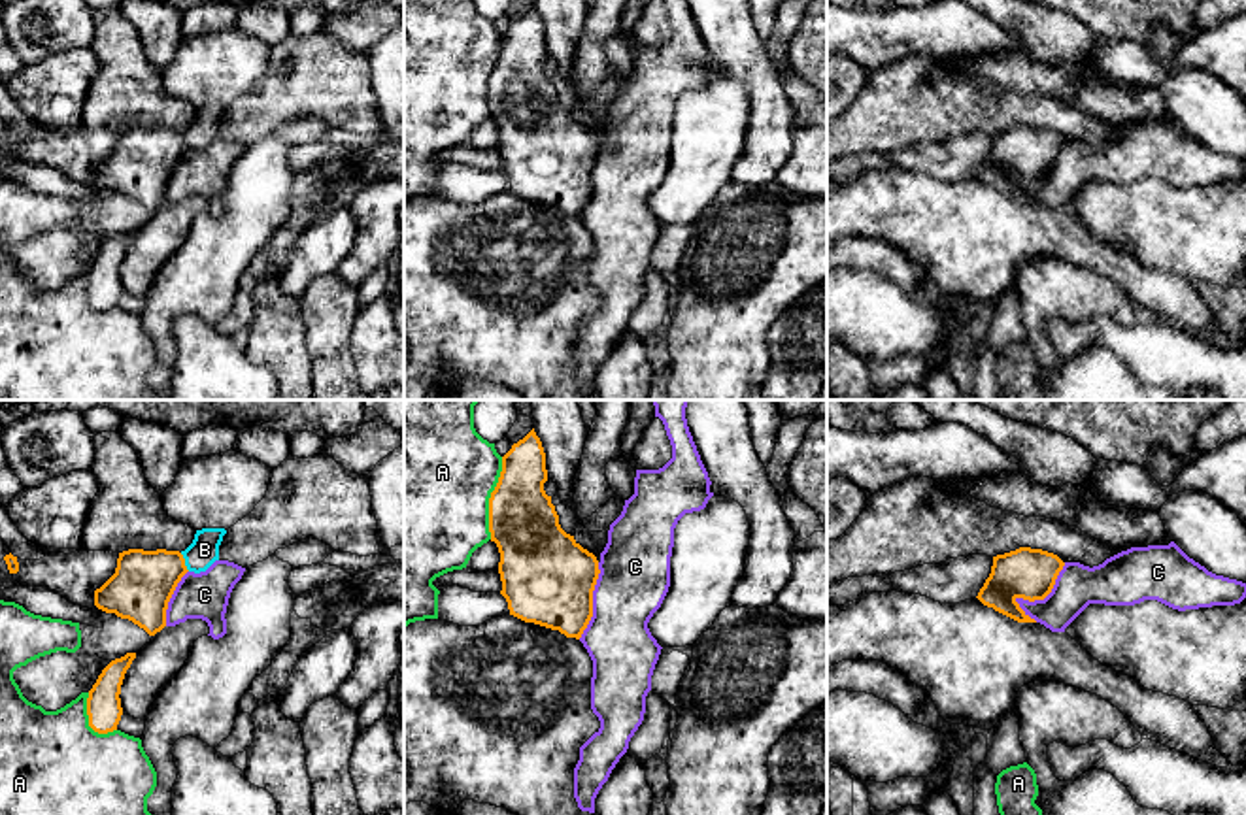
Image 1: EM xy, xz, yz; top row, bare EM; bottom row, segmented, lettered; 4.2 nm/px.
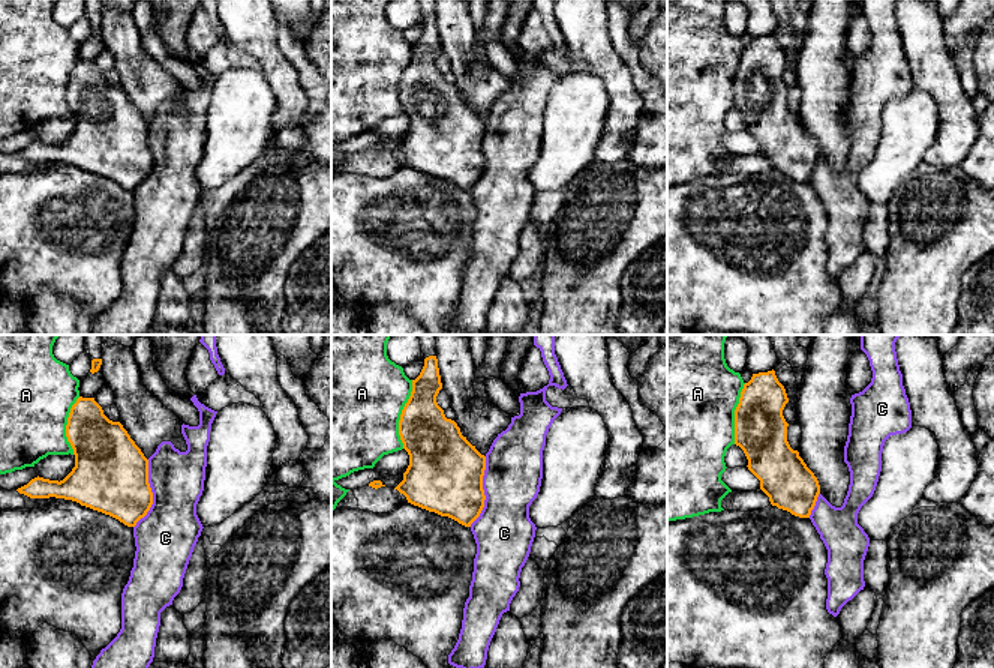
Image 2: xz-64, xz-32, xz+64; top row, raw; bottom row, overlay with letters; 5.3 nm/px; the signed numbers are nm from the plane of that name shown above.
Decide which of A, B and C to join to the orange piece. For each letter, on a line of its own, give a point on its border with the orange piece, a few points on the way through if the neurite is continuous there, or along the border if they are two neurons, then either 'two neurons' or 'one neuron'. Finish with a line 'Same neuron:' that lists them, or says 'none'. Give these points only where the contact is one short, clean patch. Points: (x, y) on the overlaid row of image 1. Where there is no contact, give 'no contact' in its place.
A: xz (489, 498) | two neurons
B: xy (184, 563) | across xy (144, 582), (172, 565), (184, 563), (195, 559), (204, 549) | one neuron
C: yz (1039, 598) | along yz (1065, 563), (1054, 587), (1043, 598), (1016, 600), (1026, 615) | two neurons
Same neuron: B

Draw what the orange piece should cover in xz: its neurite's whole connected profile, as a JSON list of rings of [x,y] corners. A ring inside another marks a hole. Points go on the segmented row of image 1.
[[[534,428],[502,457],[502,472],[489,498],[491,541],[500,553],[500,594],[510,615],[580,640],[593,617],[593,590],[598,560],[559,524],[559,515],[546,494],[546,453]]]

